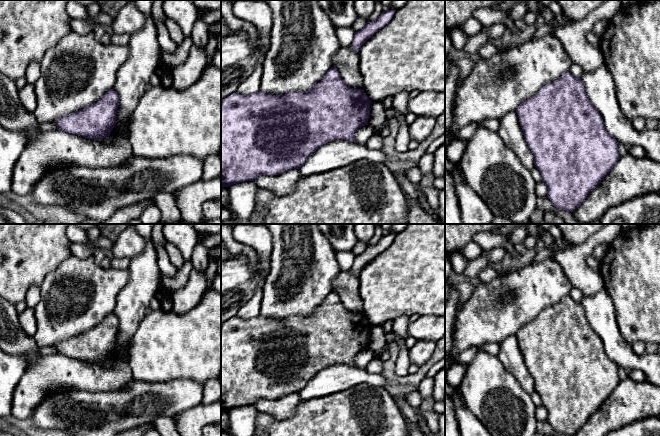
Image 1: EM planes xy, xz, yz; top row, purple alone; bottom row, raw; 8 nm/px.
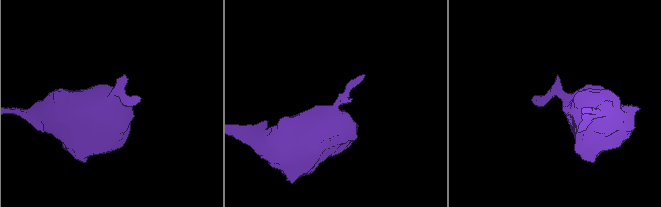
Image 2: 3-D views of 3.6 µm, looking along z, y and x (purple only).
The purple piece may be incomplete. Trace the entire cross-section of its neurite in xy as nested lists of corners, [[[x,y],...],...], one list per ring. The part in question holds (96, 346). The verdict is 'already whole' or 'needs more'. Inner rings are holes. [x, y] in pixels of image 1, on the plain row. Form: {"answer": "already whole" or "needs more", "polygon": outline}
{"answer": "already whole", "polygon": [[[114,313],[88,332],[55,344],[56,353],[87,363],[102,364],[116,348],[119,320]]]}

